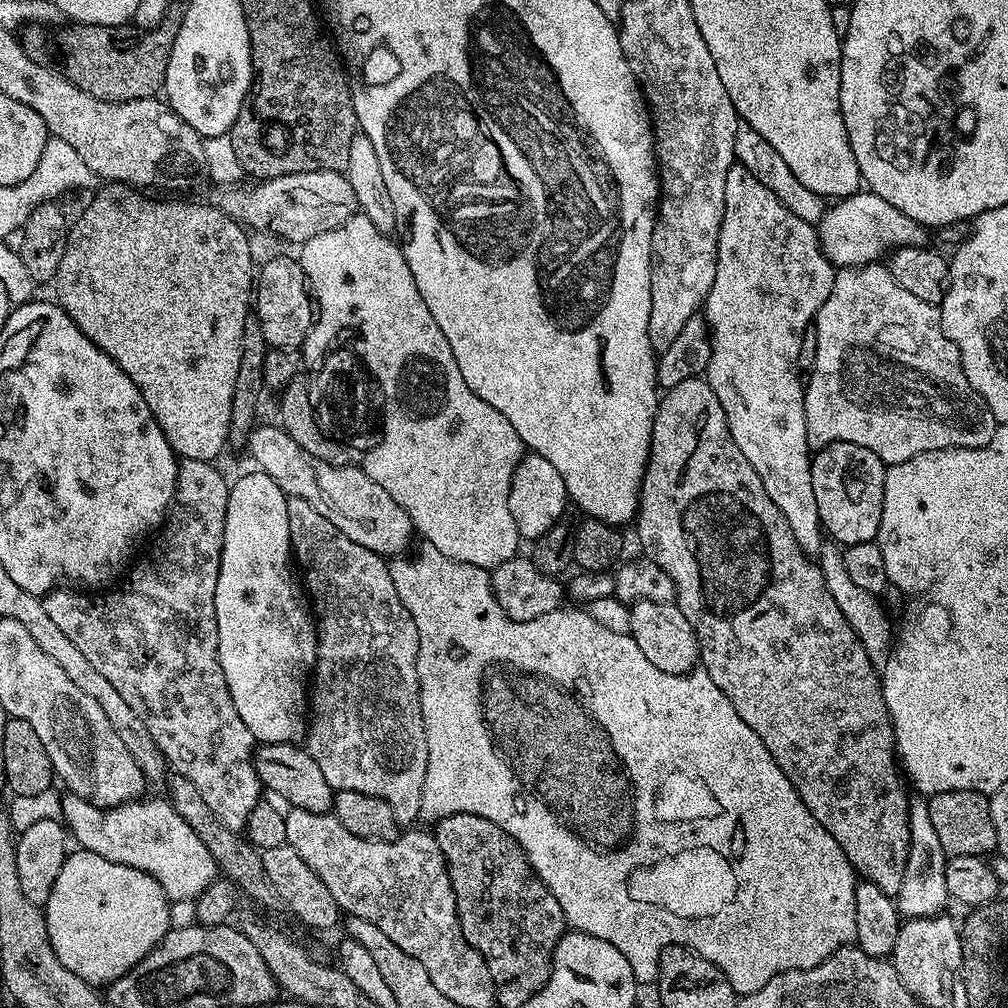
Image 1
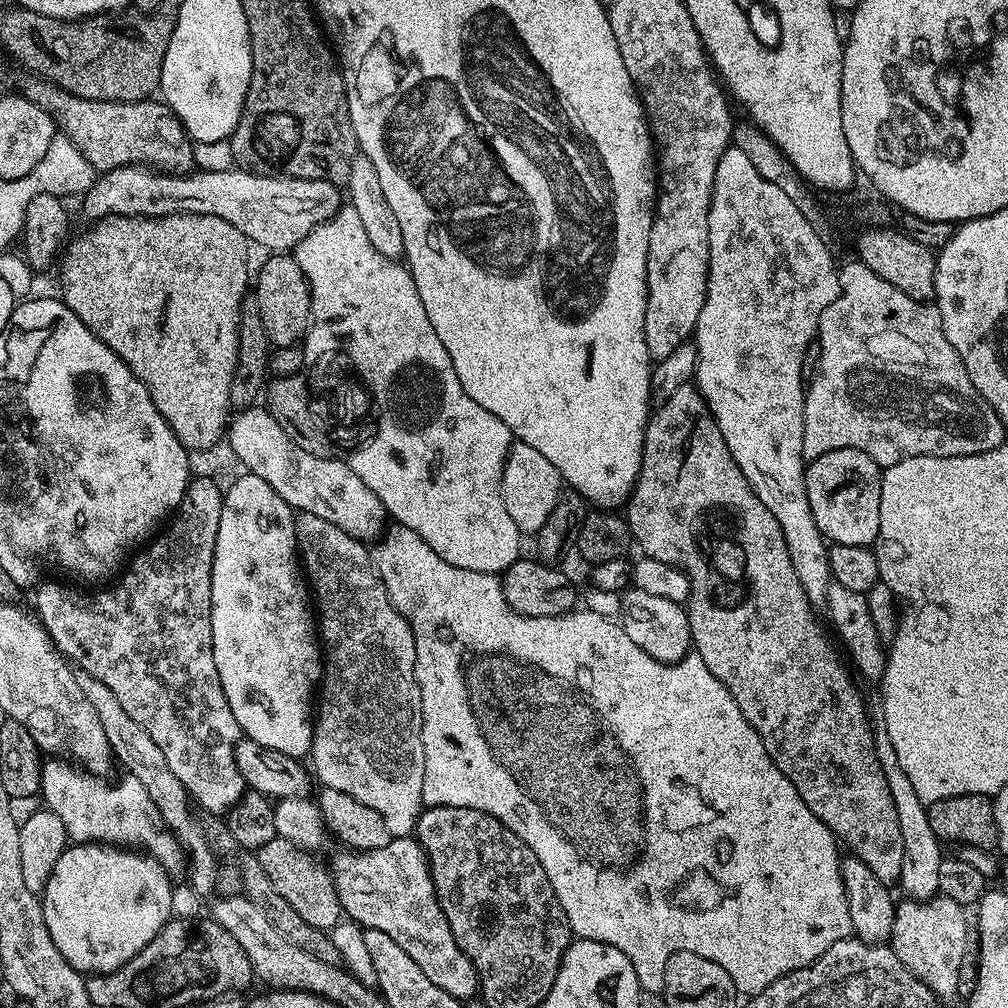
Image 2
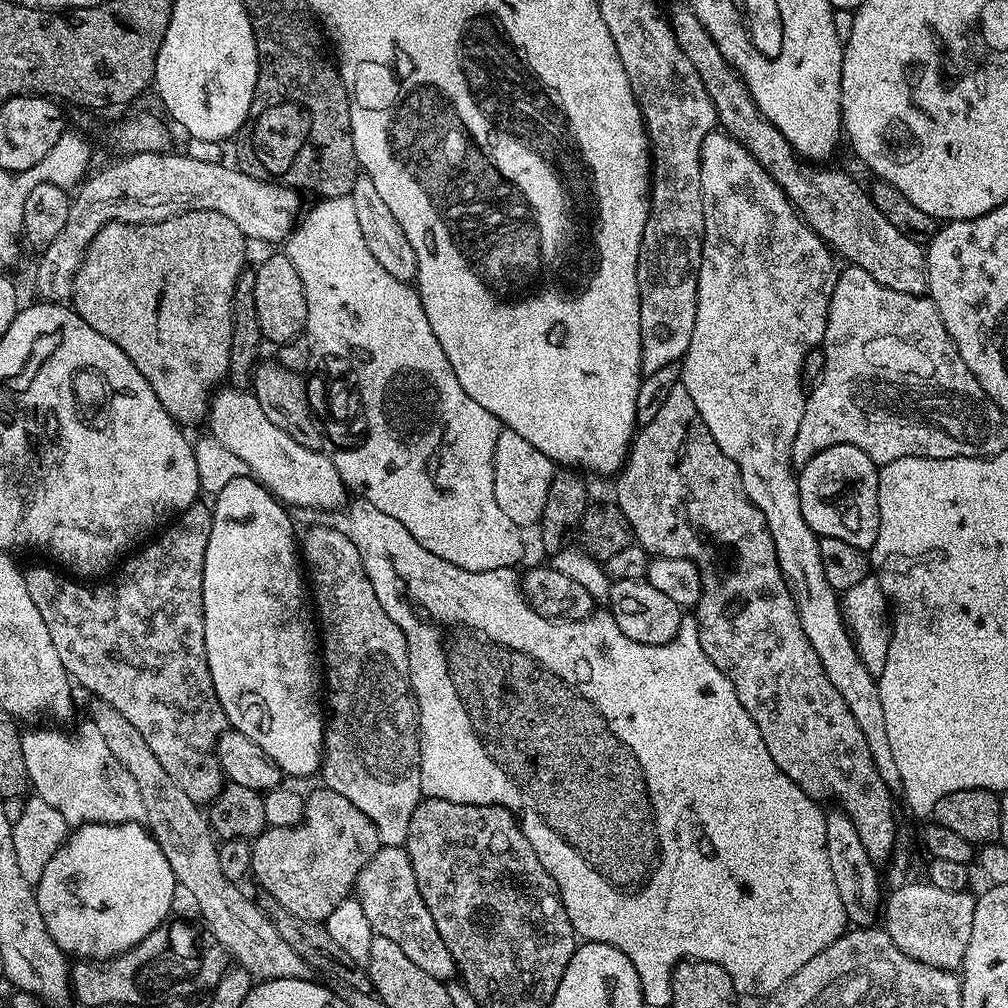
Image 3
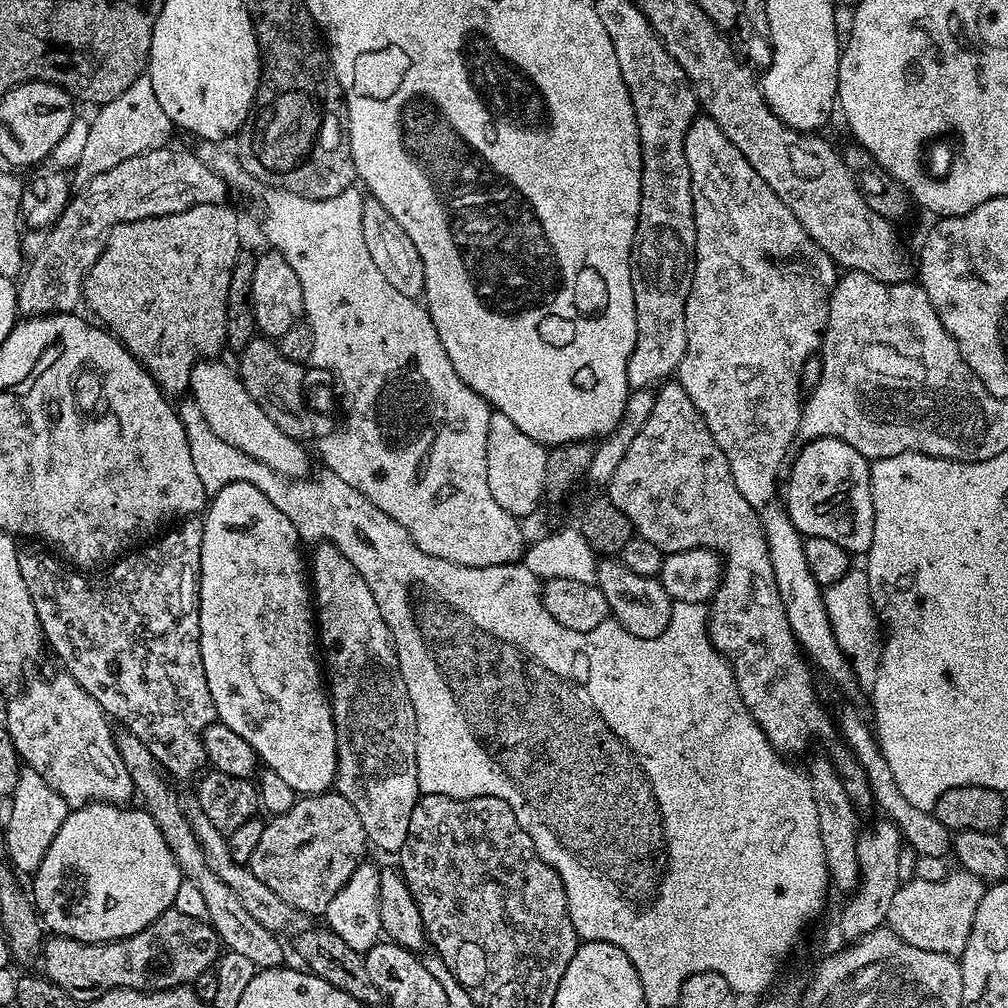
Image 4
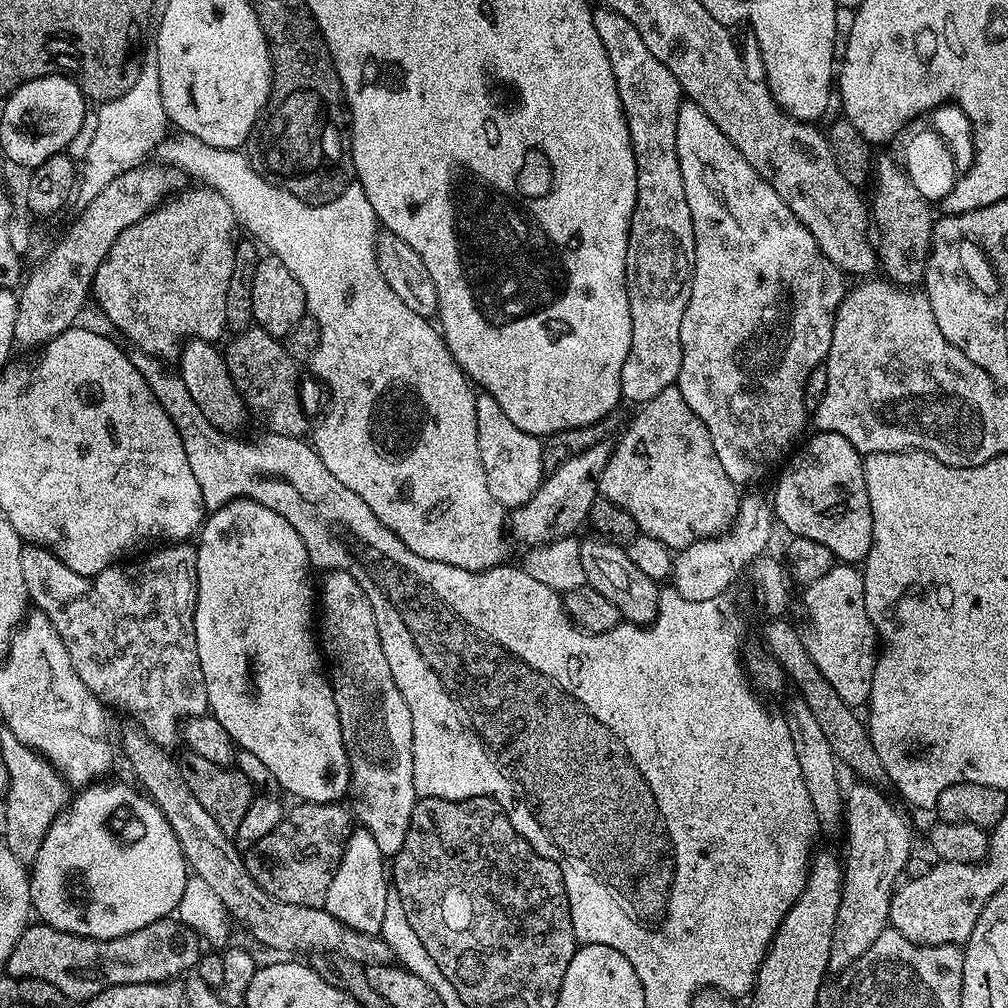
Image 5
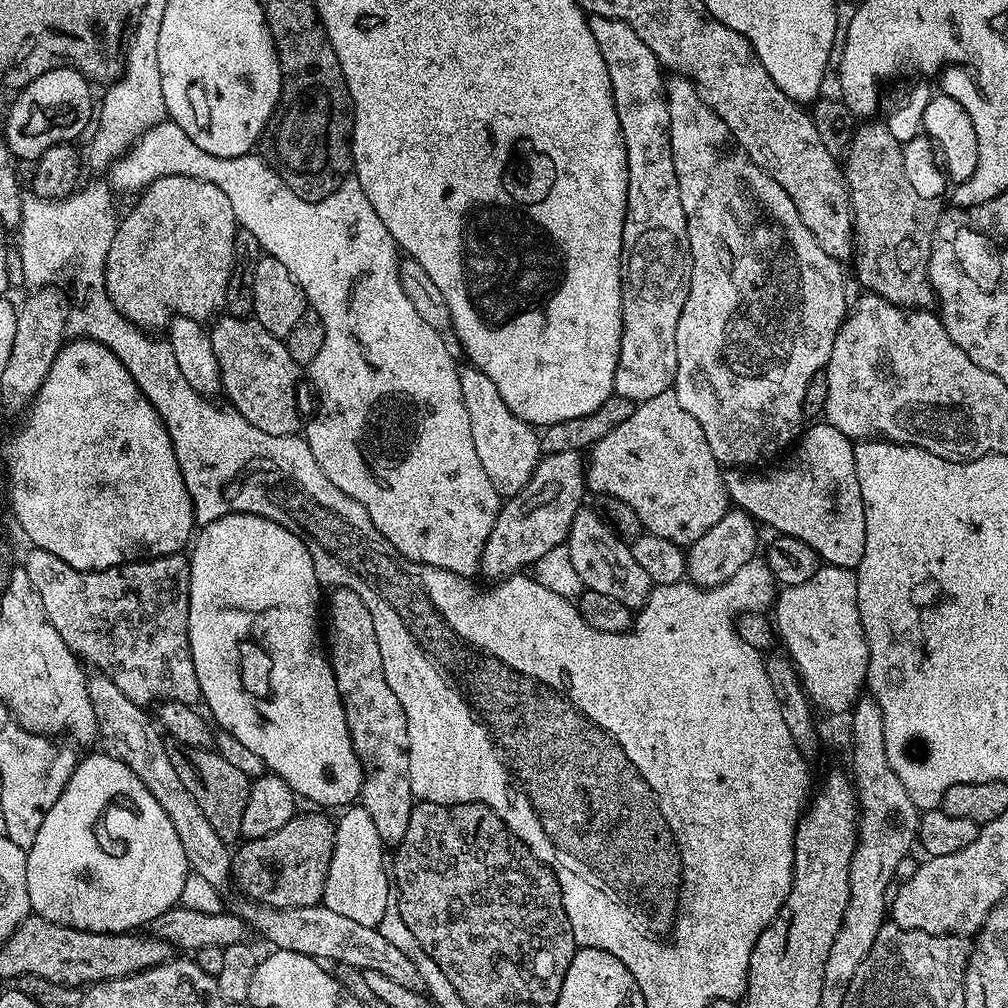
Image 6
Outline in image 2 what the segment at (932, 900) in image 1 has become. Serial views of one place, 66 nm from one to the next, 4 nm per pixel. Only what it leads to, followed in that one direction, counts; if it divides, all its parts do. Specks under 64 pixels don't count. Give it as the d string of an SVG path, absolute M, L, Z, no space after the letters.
M883 726L875 729L876 753L878 764L882 766L882 774L886 774L886 786L890 786L890 794L894 798L894 810L898 810L898 822L902 826L902 874L898 881L904 887L903 895L913 900L931 900L939 893L939 867L945 853L940 852L942 841L930 830L930 818L925 804L918 798L914 785L906 770L898 763L898 754L894 754L894 742L890 742L890 734Z

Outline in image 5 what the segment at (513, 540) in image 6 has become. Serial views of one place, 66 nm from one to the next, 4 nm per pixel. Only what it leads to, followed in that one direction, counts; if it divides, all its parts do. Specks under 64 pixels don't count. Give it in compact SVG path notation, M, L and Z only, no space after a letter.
M608 442L590 444L584 451L569 456L566 462L551 469L530 498L530 502L523 504L521 508L511 509L511 539L513 536L529 550L550 544L556 539L575 537L579 533L580 523L583 525L587 521L590 510L598 499L602 472L606 470L613 451L613 445Z

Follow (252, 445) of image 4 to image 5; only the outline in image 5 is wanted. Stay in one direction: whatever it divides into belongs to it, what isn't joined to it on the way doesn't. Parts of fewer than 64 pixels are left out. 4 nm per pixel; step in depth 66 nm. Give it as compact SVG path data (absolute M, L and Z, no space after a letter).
M189 339L181 347L178 357L178 375L180 381L190 390L190 398L206 414L206 418L219 432L225 434L239 433L239 428L244 424L244 412L246 405L244 399L240 397L240 392L234 386L232 376L228 372L228 363L225 362L221 349L216 349L217 345L210 340Z

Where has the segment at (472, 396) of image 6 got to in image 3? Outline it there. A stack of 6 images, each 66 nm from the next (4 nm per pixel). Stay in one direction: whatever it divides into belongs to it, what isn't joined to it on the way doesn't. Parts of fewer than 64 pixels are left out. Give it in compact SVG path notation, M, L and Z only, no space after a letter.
M504 428L498 434L496 453L494 454L494 498L498 498L498 506L505 512L506 518L514 522L521 530L539 525L542 510L546 510L546 502L550 494L552 477L558 471L542 450L534 450L526 438L514 434L514 430Z

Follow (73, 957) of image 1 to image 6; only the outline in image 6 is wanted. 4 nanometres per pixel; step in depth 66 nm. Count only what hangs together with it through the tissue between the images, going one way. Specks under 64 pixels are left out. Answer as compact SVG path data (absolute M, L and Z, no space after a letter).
M107 751L96 752L93 756L88 756L77 763L72 771L72 777L66 782L64 793L50 806L50 814L42 818L42 827L38 829L38 838L26 849L28 857L26 858L26 894L30 894L30 906L35 915L46 918L55 924L61 924L67 928L77 928L83 932L119 932L121 934L131 933L133 930L140 930L143 926L151 925L154 918L166 914L170 909L180 904L180 895L182 888L186 883L186 878L190 873L186 850L182 850L182 842L178 842L178 830L174 830L174 822L162 810L158 798L142 786L142 782L120 761L120 757L115 754L109 754Z

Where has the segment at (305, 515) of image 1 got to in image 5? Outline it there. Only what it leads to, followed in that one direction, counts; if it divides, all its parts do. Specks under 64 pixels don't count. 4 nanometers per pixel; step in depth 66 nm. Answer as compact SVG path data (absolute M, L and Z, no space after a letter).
M332 570L325 576L328 577L324 585L318 588L318 640L330 673L334 706L338 706L338 722L342 726L342 742L350 762L350 796L357 800L354 816L359 827L367 830L374 842L378 842L378 850L382 850L385 858L392 858L398 850L402 850L402 842L406 842L410 818L418 799L414 790L414 726L410 722L410 706L406 706L406 698L402 690L398 690L394 674L390 674L386 653L382 651L382 642L378 638L370 598L366 598L362 586L358 586L356 579L348 572Z

